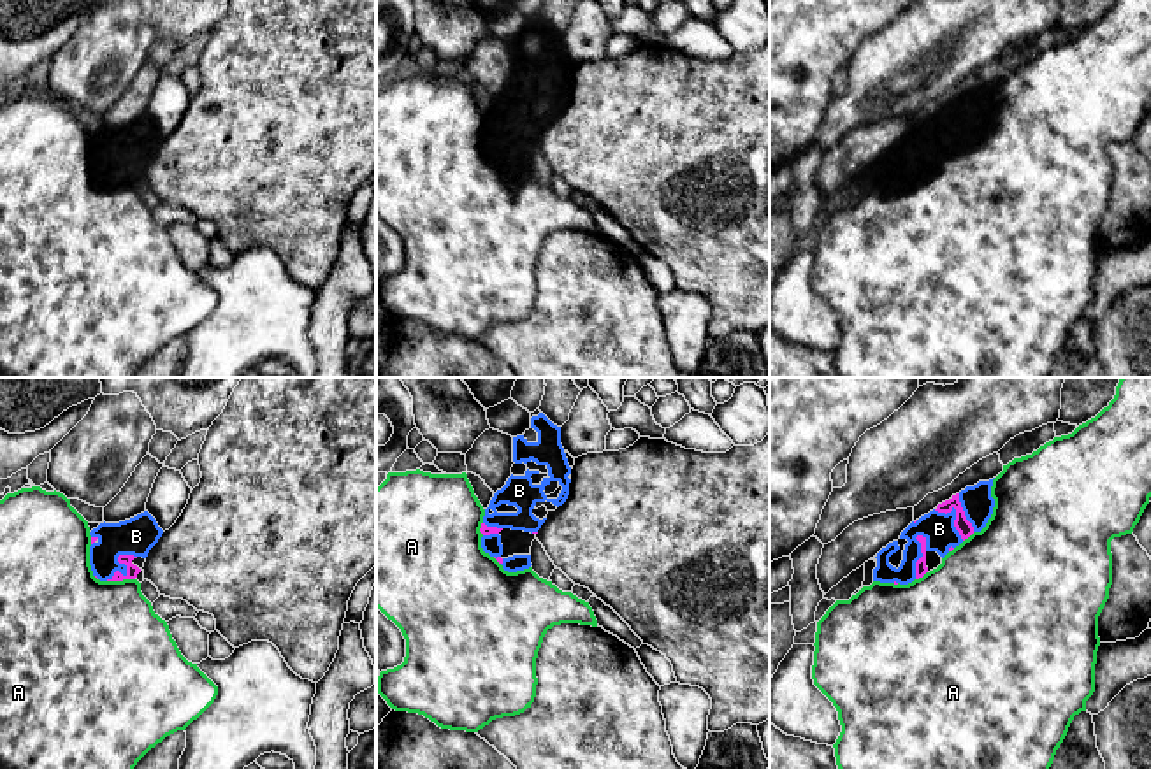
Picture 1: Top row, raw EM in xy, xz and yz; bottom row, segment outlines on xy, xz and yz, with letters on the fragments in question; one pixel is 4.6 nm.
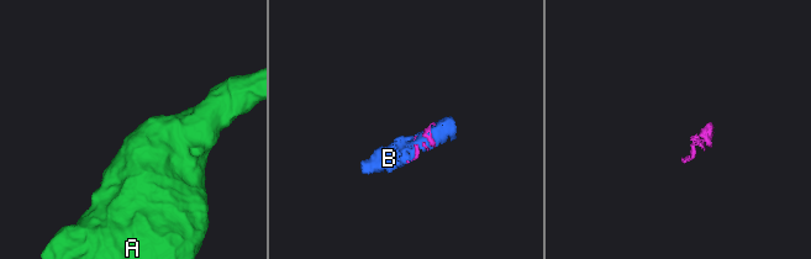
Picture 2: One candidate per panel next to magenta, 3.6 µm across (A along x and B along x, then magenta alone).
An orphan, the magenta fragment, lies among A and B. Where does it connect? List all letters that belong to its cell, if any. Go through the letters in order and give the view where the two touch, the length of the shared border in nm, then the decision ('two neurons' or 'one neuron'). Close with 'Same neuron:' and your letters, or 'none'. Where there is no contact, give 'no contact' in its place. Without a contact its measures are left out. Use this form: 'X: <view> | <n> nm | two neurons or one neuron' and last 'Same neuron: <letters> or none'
A: xy | 130 nm | two neurons
B: yz | 220 nm | one neuron
Same neuron: B

